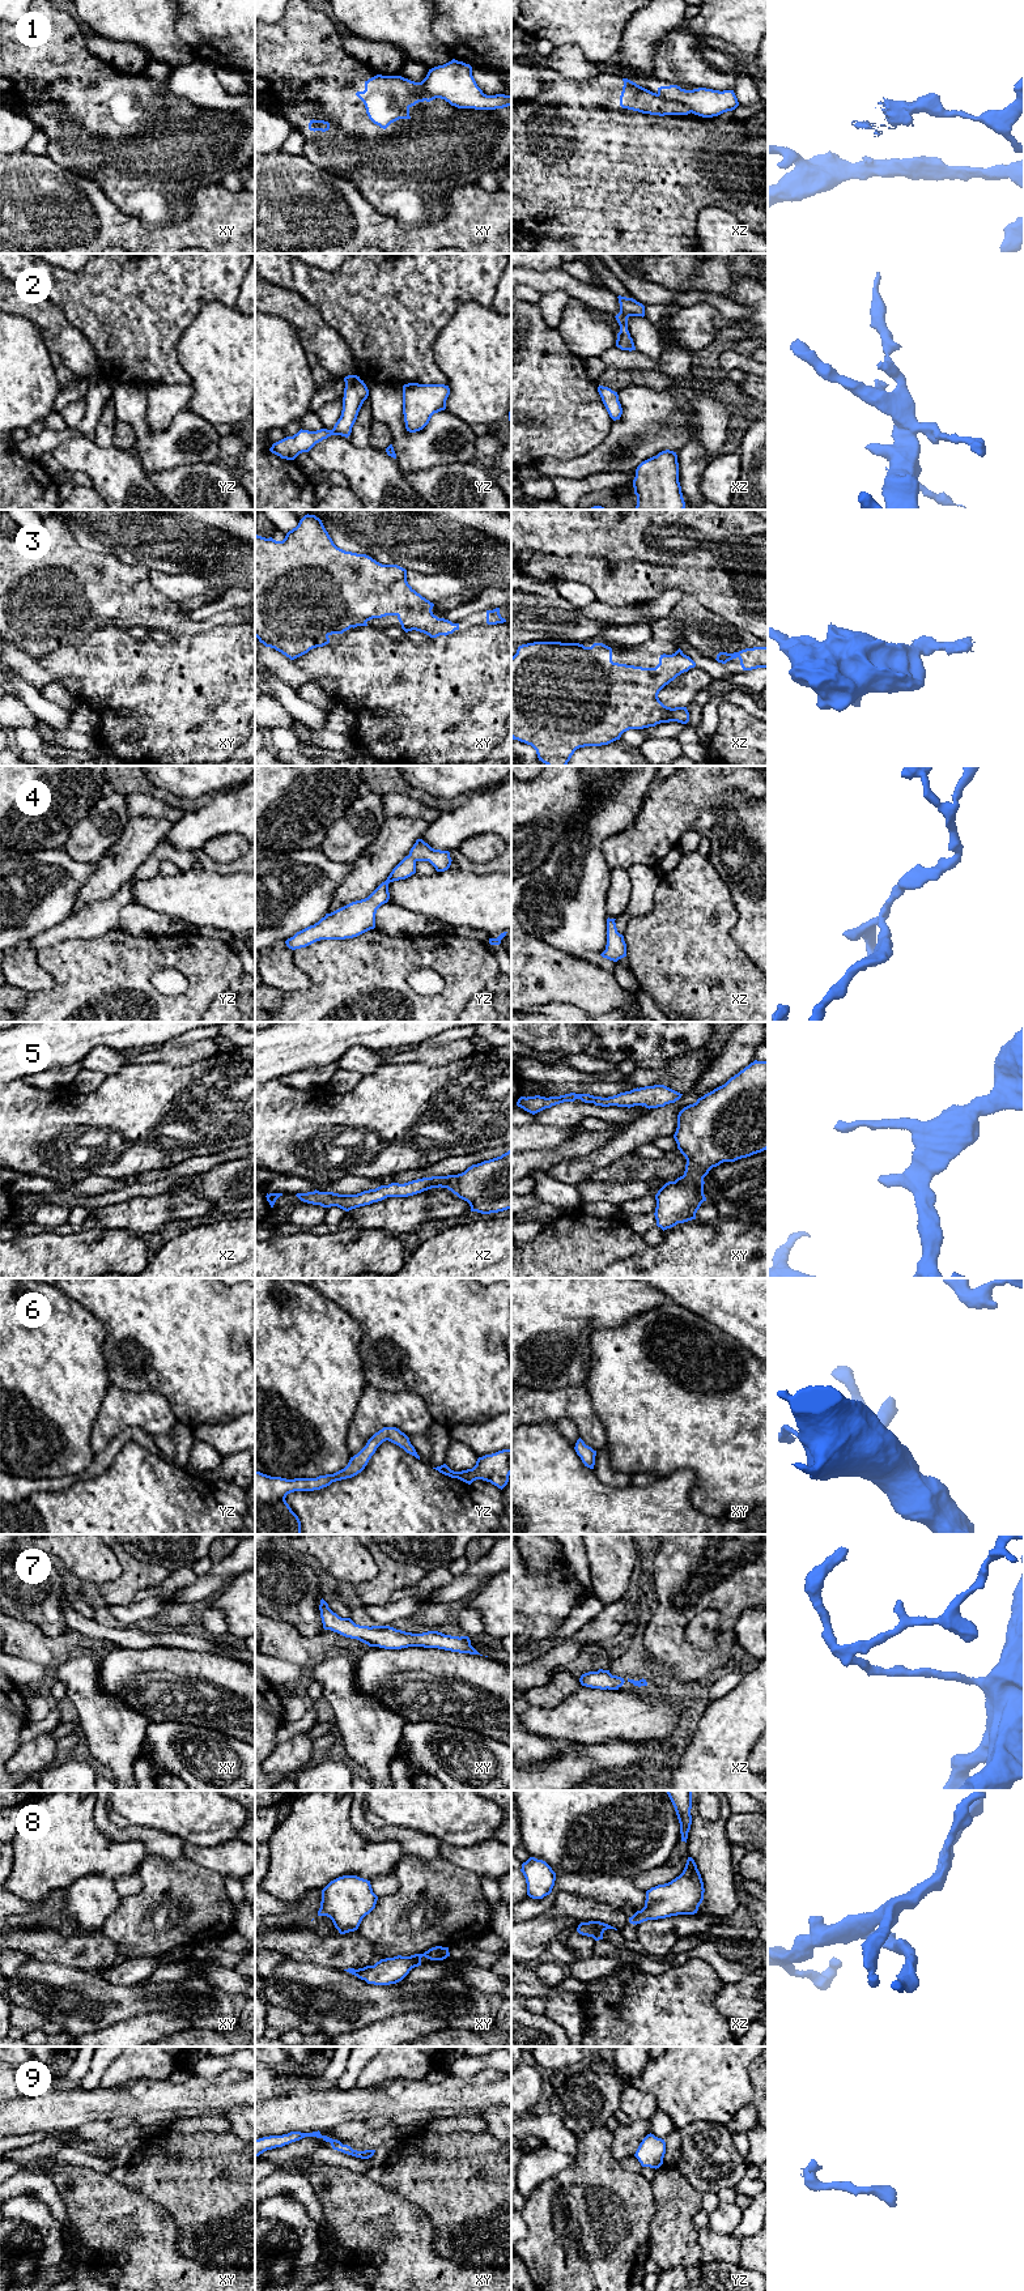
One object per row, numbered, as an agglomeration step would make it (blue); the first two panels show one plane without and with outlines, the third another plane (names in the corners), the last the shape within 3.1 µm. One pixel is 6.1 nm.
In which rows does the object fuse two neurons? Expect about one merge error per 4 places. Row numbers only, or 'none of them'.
1

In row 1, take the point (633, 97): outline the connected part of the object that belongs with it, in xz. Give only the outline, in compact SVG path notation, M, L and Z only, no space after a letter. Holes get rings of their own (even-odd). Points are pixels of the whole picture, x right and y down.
M623 78L624 86L620 95L623 108L650 115L688 115L692 110L677 101L670 101L653 93L636 82Z

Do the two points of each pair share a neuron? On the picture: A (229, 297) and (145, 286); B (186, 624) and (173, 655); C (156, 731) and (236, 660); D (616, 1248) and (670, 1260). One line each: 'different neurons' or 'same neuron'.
A: same neuron
B: different neurons
C: same neuron
D: different neurons

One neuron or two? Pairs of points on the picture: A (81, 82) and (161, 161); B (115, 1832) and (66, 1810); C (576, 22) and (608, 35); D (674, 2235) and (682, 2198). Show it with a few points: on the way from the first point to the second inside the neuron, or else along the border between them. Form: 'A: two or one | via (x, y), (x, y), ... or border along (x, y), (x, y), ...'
A: one | via (96, 105), (130, 139), (139, 143)
B: two | border along (94, 1804), (94, 1822), (110, 1838), (120, 1842)
C: one | via (583, 22), (593, 22), (600, 30)
D: one | via (674, 2226), (676, 2208)

